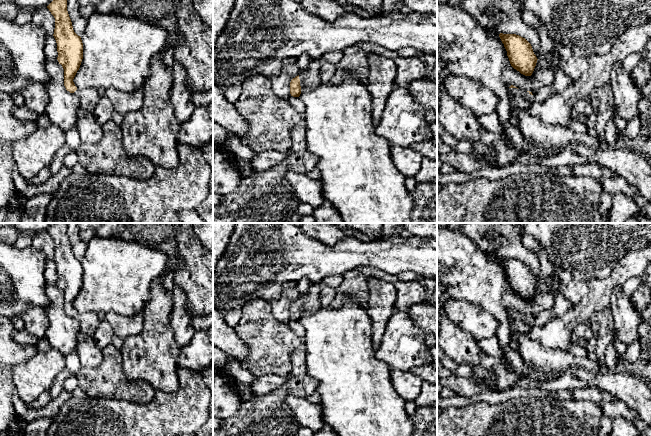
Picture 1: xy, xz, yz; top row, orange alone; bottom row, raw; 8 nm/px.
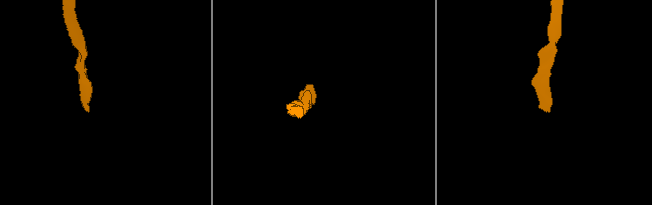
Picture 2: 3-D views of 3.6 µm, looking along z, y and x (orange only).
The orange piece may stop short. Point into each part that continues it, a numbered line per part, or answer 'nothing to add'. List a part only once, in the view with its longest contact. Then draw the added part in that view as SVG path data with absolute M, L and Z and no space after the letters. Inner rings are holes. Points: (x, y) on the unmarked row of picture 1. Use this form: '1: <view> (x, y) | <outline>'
1: xz (310, 301) | M313 284L307 293L301 294L299 297L300 310L314 312L321 306L320 290L321 284Z

